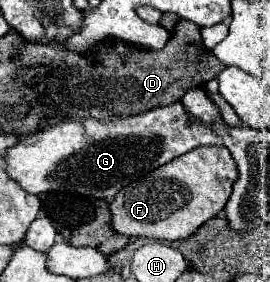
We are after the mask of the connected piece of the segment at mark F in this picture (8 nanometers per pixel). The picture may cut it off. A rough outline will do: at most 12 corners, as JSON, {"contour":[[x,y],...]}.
{"contour":[[197,147],[123,187],[127,237],[177,241],[223,211],[237,165]]}

